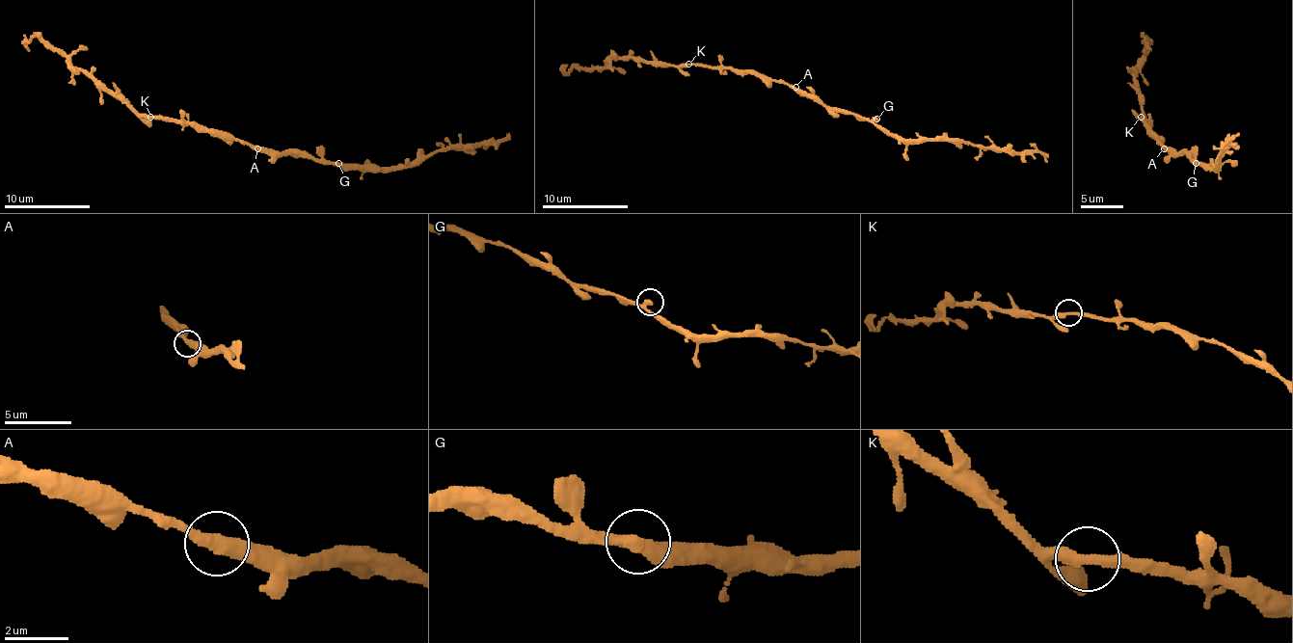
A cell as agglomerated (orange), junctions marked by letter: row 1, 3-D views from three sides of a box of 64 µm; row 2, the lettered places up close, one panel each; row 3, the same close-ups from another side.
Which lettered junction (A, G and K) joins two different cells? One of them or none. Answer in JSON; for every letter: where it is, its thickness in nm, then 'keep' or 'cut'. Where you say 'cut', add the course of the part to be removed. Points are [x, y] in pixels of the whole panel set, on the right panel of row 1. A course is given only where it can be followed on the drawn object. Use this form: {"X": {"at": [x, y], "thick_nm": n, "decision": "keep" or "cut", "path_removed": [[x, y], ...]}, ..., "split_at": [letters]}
{"A": {"at": [1164, 148], "thick_nm": 380, "decision": "keep"}, "G": {"at": [1196, 163], "thick_nm": 280, "decision": "keep"}, "K": {"at": [1141, 117], "thick_nm": 320, "decision": "cut", "path_removed": [[1140, 117], [1136, 71], [1144, 57], [1146, 38], [1150, 50]]}, "split_at": ["K"]}

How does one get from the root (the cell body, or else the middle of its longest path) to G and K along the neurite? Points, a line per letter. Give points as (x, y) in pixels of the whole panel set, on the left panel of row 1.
G: (255, 148), (270, 152), (302, 152), (321, 161), (338, 163)
K: (255, 148), (238, 140), (223, 140), (214, 133), (198, 131), (187, 122), (150, 117)

